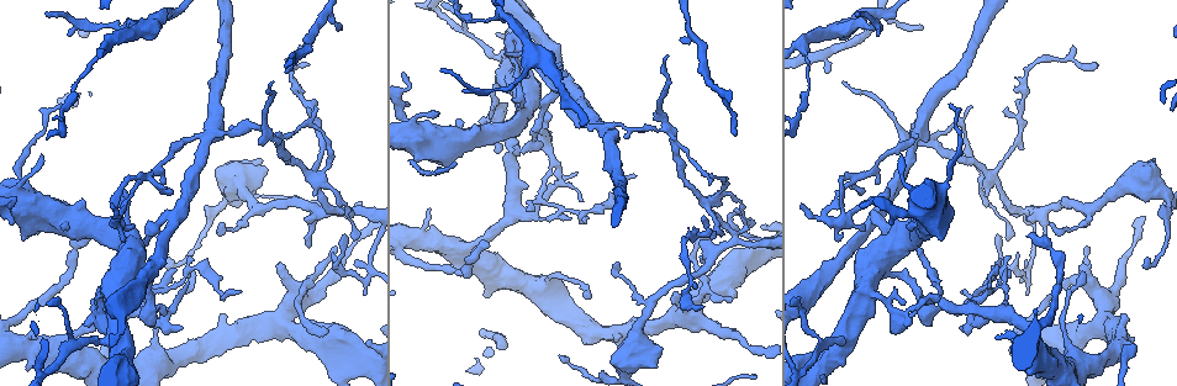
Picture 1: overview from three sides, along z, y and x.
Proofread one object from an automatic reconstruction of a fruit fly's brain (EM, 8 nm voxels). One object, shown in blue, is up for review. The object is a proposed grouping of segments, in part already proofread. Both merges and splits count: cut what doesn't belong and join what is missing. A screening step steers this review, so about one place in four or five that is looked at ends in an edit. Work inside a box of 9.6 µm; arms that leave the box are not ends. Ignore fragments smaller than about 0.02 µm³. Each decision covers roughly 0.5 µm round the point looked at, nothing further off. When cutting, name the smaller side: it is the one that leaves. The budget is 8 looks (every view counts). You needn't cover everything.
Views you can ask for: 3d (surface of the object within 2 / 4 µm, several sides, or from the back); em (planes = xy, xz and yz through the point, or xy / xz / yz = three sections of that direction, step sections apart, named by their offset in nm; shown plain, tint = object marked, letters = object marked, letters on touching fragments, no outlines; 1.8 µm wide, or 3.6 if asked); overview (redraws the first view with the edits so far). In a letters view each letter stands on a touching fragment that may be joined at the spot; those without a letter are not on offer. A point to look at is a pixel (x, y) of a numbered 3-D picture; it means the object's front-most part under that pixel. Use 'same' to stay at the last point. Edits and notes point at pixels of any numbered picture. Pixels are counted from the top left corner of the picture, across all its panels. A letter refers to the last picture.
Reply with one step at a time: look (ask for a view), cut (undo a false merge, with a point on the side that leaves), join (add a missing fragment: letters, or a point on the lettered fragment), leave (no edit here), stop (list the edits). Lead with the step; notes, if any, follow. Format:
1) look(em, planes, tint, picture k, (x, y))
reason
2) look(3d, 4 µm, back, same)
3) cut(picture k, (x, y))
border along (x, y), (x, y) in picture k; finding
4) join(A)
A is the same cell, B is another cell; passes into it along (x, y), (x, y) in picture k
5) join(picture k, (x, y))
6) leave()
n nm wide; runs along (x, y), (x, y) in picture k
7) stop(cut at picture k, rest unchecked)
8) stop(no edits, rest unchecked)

look(3d, 2 µm, picture 1, (844, 342))
a fork

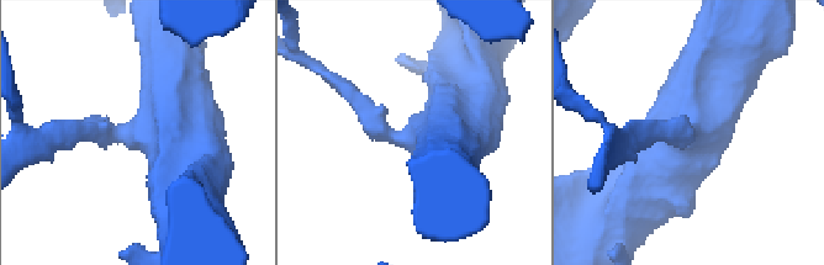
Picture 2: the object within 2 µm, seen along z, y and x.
look(em, planes, plain, picture 2, (685, 131))
3 arms

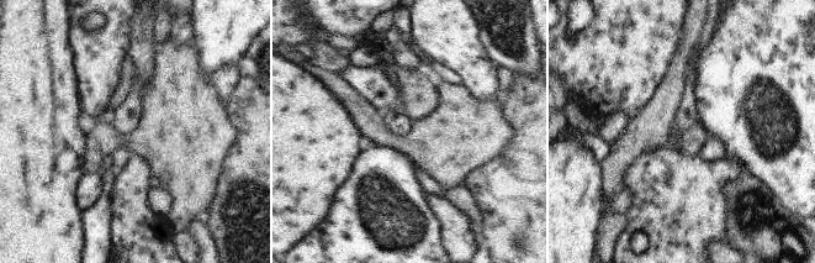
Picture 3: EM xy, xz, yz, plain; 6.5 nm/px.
look(em, planes, letters, same)
what lies round it

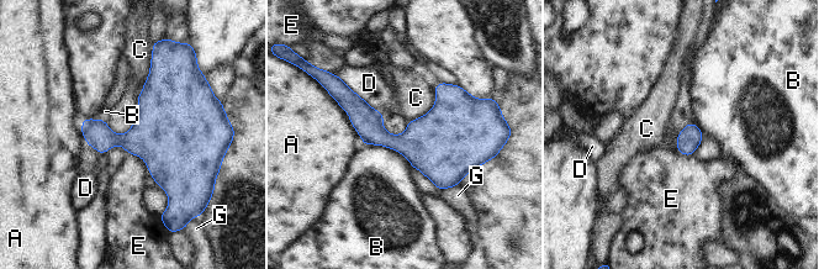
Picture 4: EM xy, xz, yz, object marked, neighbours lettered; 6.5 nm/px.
leave()
150 nm wide; A, B, C, D, E and G are other cells; border along (434, 88), (434, 105), (407, 122) in picture 4; continuous, no second neuron

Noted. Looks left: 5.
look(em, 3.6 µm, planes, tint, picture 1, (28, 222))

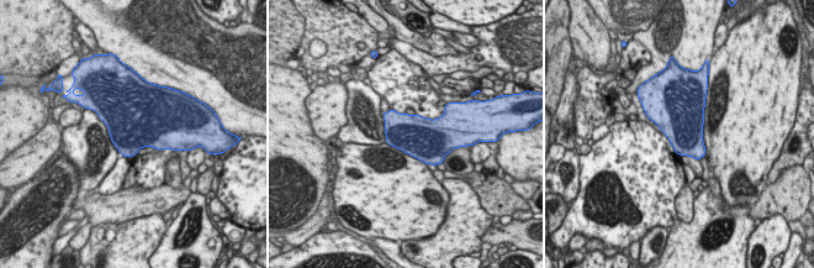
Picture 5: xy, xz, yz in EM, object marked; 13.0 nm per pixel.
look(em, 3.6 µm, planes, letters, same)
see the neighbours

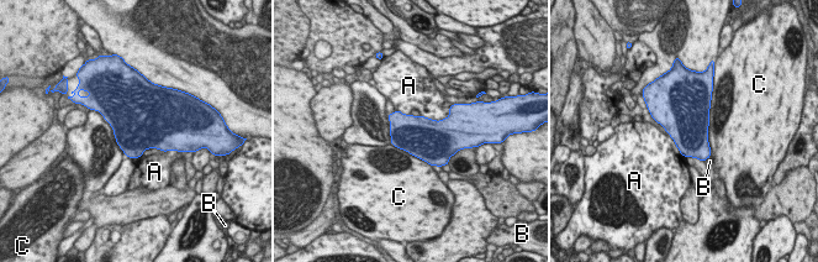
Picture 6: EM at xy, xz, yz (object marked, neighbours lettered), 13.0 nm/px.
leave()
500 nm wide; A, B and C are other cells; border along (421, 114), (436, 120), (449, 115) in picture 6; continuous, no second neuron

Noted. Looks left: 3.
look(3d, 4 µm, picture 1, (1135, 240))
thin neck

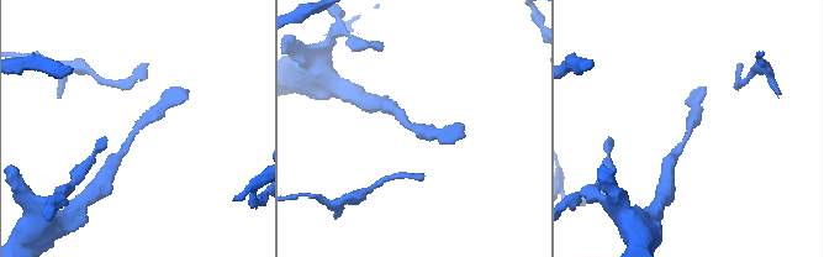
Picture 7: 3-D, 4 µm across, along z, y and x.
look(em, planes, letters, picture 7, (413, 124))

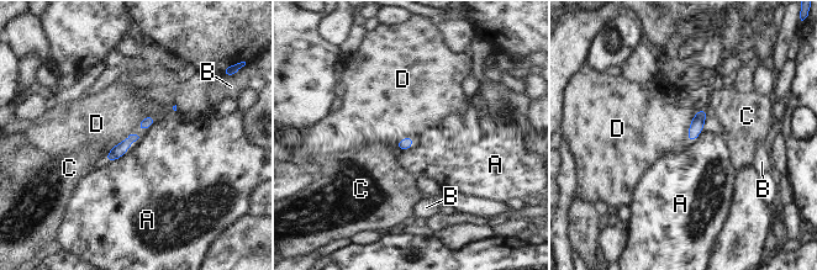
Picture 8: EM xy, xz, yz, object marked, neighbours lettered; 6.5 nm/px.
leave()
A, B, C and D are other cells; border along (140, 137), (120, 157), (104, 160) in picture 8; all the same neuron

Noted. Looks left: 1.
stop(no edits, rest unchecked)

